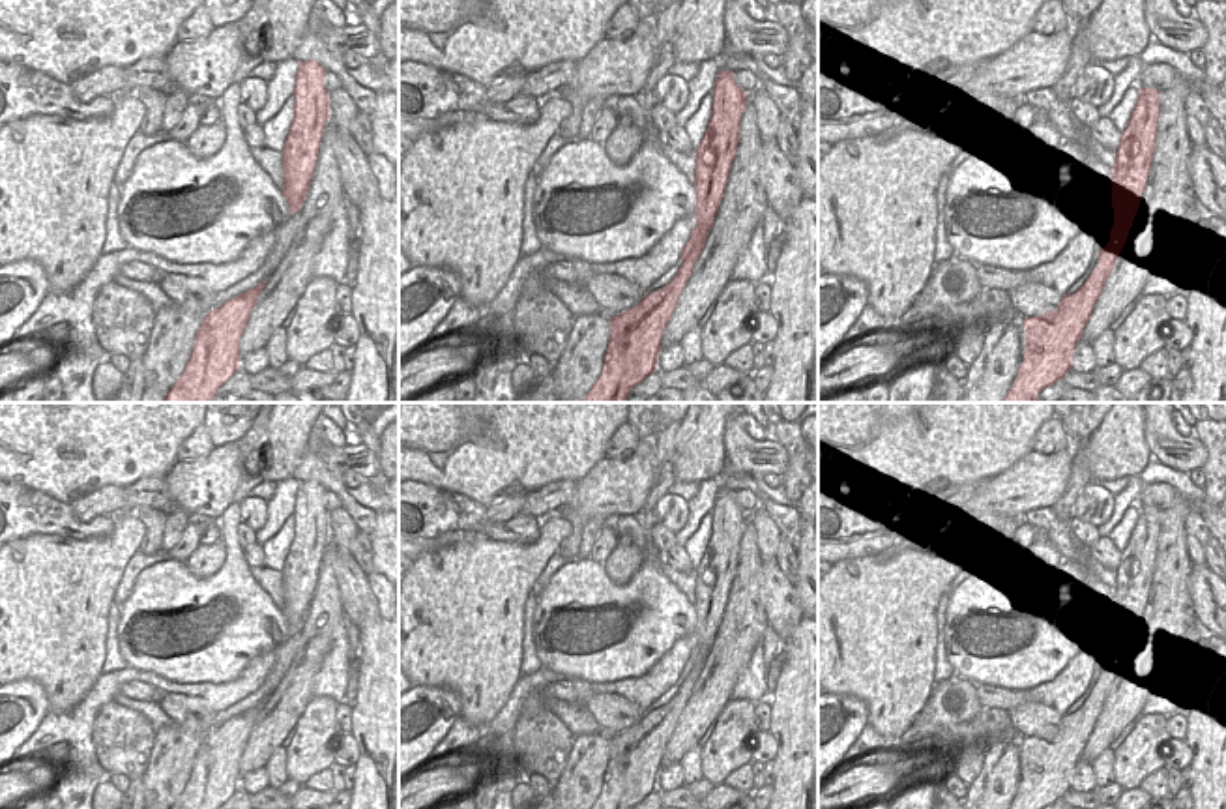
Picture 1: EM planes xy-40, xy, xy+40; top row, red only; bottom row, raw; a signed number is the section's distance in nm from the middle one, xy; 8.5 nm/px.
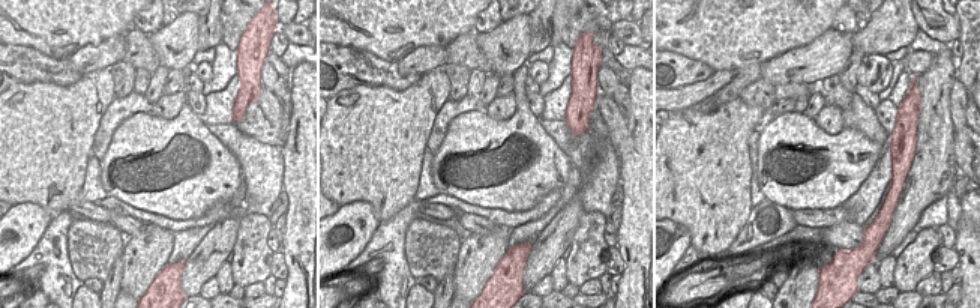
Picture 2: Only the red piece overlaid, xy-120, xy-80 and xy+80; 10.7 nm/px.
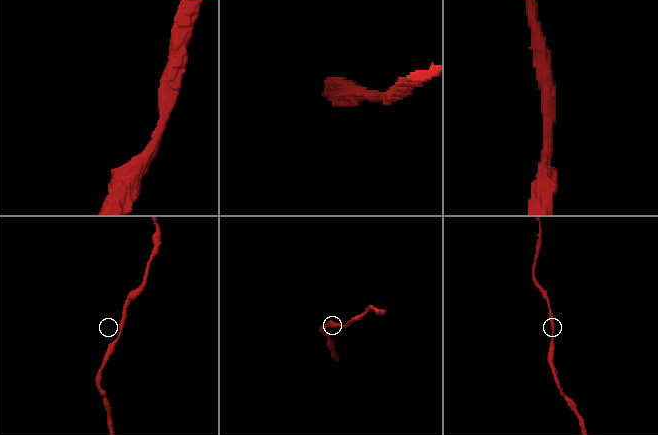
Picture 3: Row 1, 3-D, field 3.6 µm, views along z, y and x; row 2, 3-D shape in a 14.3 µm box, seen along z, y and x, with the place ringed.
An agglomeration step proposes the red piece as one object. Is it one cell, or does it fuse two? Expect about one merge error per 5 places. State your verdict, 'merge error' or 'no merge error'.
no merge error

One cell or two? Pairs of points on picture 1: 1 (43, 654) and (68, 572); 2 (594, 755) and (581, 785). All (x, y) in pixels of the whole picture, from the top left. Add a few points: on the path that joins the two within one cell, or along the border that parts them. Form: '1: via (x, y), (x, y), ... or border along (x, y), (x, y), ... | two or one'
1: via (43, 633), (45, 600), (53, 592) | one
2: via (588, 763), (583, 778) | one

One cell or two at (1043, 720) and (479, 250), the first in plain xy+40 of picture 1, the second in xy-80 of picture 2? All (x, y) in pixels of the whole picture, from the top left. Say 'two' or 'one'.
two

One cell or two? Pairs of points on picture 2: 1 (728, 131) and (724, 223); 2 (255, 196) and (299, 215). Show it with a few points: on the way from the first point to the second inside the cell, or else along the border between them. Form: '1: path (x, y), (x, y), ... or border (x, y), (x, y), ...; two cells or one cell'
1: path (724, 154), (724, 200); one cell
2: border (282, 175), (282, 190), (287, 196), (285, 214); two cells

